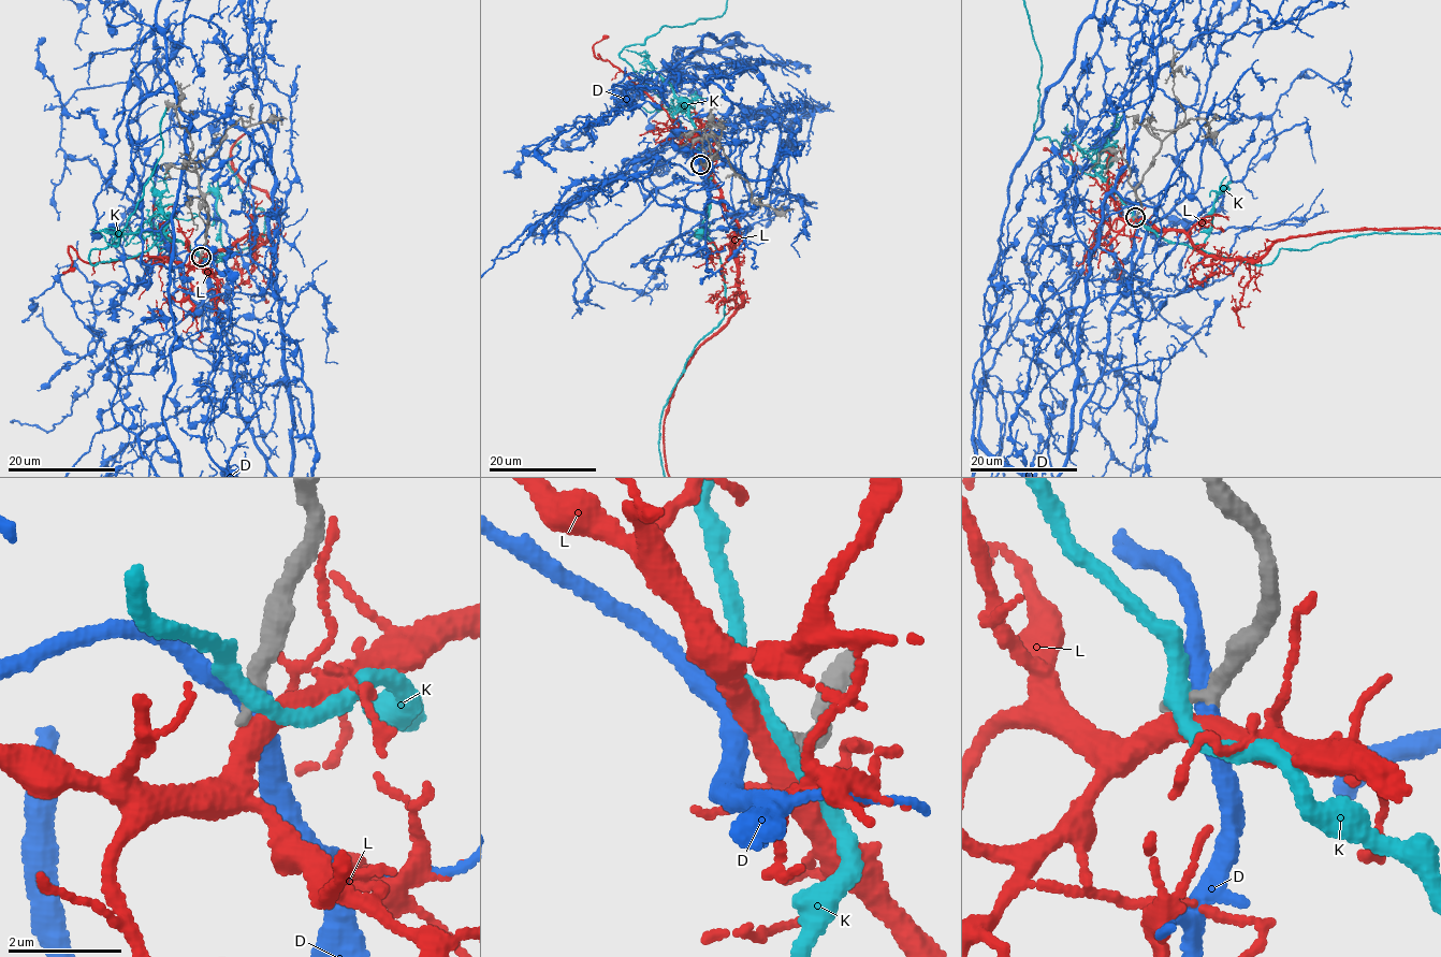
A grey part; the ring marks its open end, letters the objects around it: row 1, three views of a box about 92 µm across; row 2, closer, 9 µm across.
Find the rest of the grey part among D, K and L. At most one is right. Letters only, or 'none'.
D

